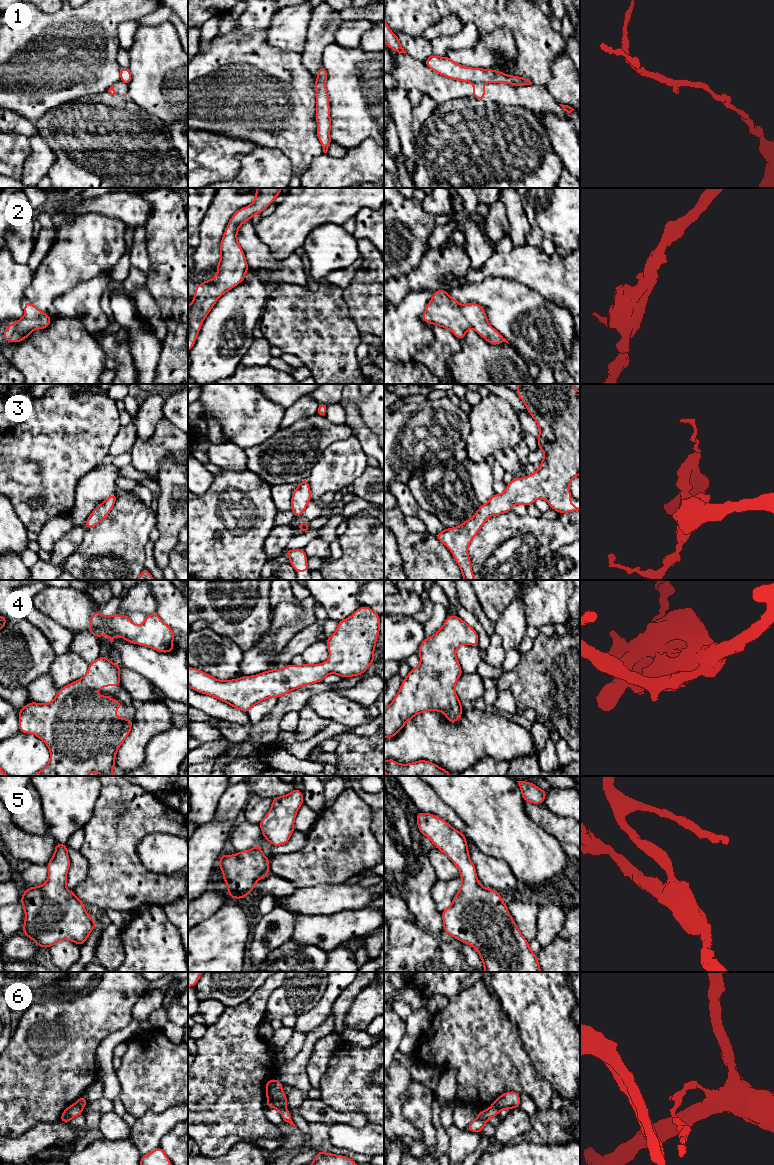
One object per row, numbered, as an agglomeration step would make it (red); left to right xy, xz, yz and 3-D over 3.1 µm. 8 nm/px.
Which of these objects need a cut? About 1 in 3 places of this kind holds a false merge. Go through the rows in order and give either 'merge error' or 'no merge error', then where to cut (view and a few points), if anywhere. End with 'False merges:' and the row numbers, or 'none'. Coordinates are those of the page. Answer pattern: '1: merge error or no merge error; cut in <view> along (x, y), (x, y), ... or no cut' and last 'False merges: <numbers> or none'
1: merge error; cut in yz along (481, 82), (473, 83)
2: no merge error; no cut
3: no merge error; no cut
4: no merge error; no cut
5: no merge error; no cut
6: merge error; cut in yz along (492, 1104), (501, 1109)
False merges: 1, 6

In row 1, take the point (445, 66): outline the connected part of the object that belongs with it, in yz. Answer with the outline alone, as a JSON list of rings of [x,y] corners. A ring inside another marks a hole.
[[[432,54],[424,63],[436,73],[462,82],[507,83],[514,86],[532,85],[532,82],[525,77],[507,75],[493,69],[466,67],[452,61],[448,56],[438,57]]]

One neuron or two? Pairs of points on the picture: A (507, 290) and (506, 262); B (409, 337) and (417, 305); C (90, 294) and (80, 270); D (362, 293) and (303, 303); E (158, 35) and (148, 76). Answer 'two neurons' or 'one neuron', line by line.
A: two neurons
B: one neuron
C: two neurons
D: two neurons
E: one neuron

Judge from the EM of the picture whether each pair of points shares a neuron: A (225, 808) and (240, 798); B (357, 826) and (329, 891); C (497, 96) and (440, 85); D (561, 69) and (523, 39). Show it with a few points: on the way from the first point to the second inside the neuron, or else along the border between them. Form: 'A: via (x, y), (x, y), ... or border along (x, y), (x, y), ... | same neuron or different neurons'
A: via (229, 805), (236, 798) | same neuron
B: border along (344, 882), (319, 883), (309, 887) | different neurons
C: via (483, 91), (454, 89) | same neuron
D: border along (564, 50), (553, 61), (552, 77), (545, 84) | different neurons

